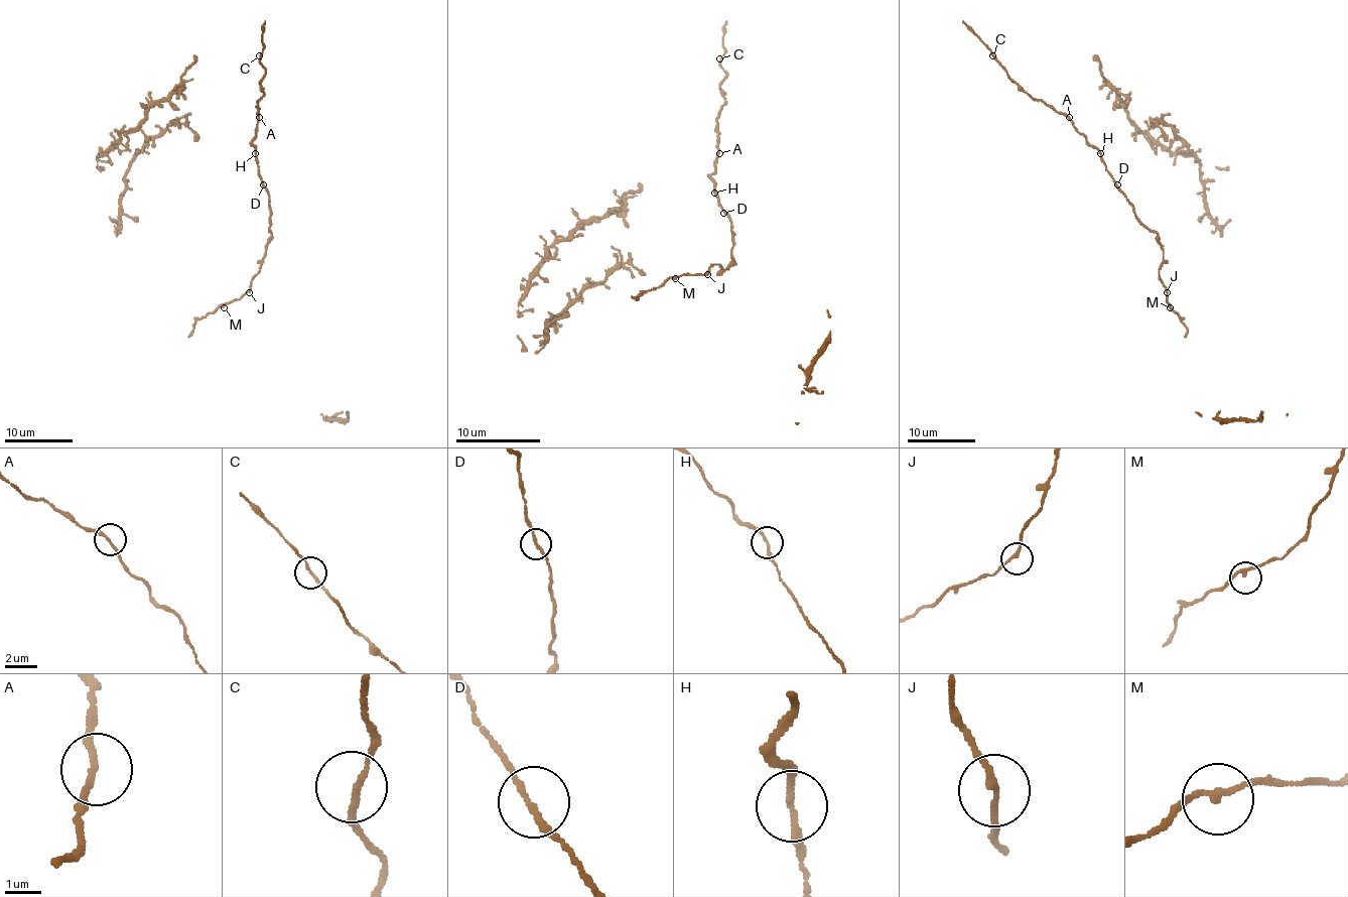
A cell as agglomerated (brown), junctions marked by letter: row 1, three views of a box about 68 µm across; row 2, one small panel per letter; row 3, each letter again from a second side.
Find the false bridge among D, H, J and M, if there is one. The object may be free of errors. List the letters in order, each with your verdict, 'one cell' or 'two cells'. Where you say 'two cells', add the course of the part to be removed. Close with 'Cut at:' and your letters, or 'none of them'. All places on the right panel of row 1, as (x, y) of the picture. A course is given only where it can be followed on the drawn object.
D: one cell
H: one cell
J: one cell
M: one cell
Cut at: none of them

